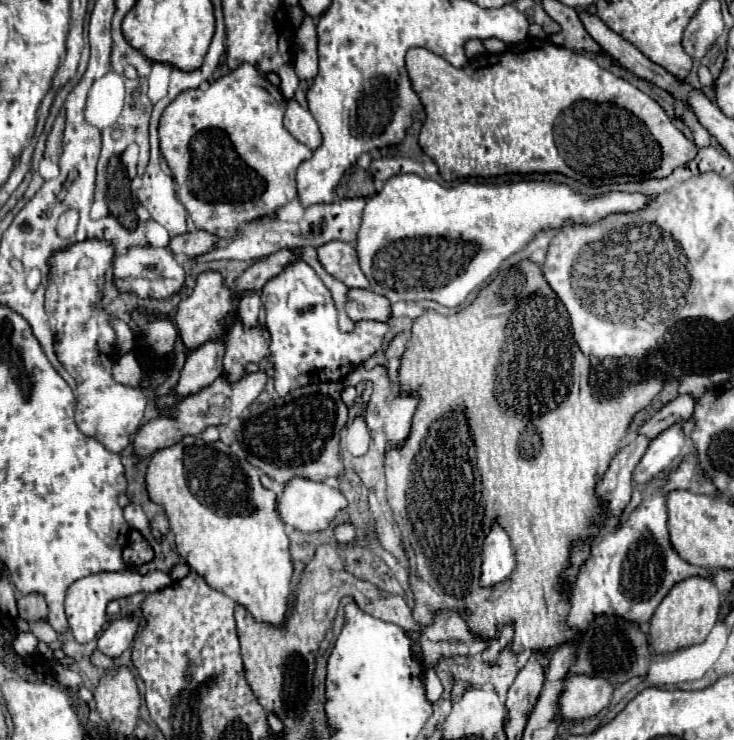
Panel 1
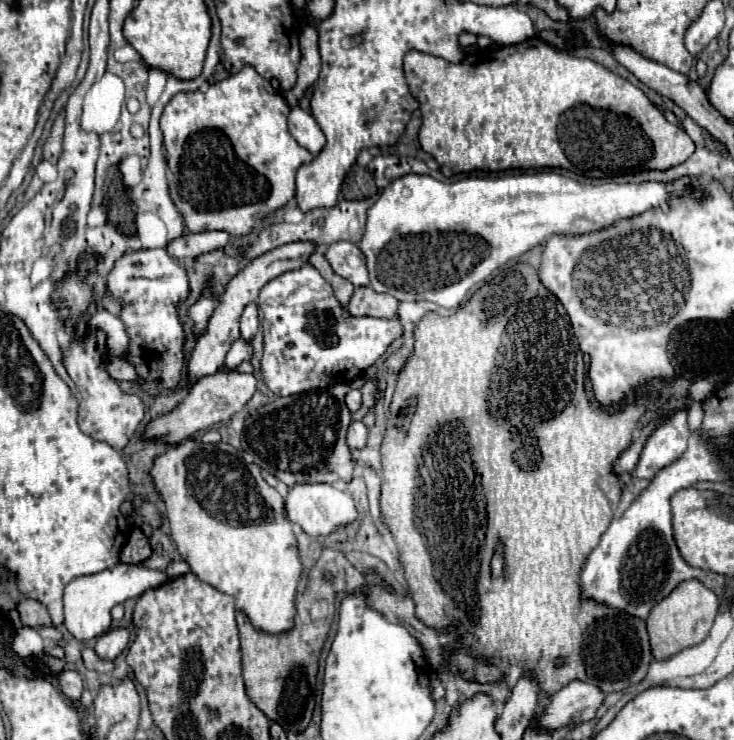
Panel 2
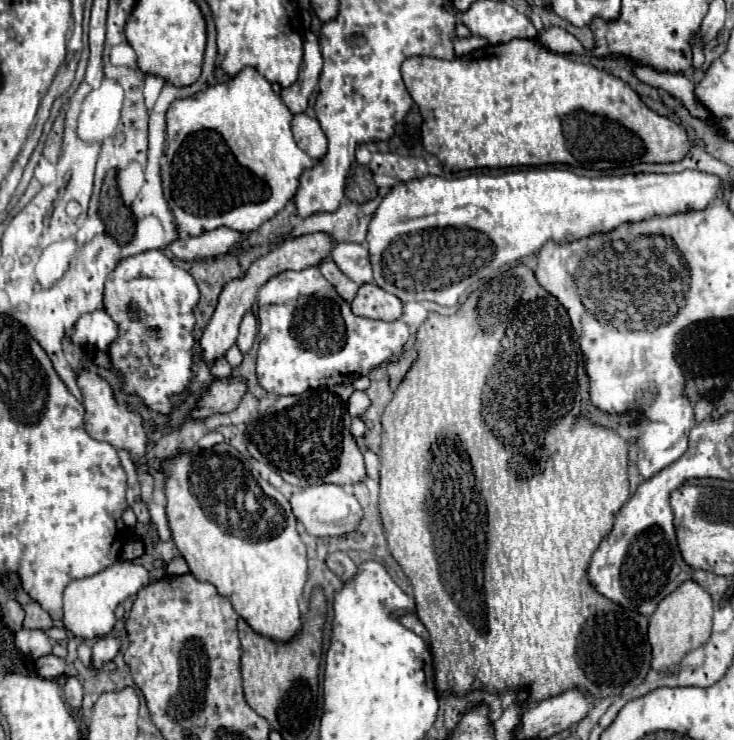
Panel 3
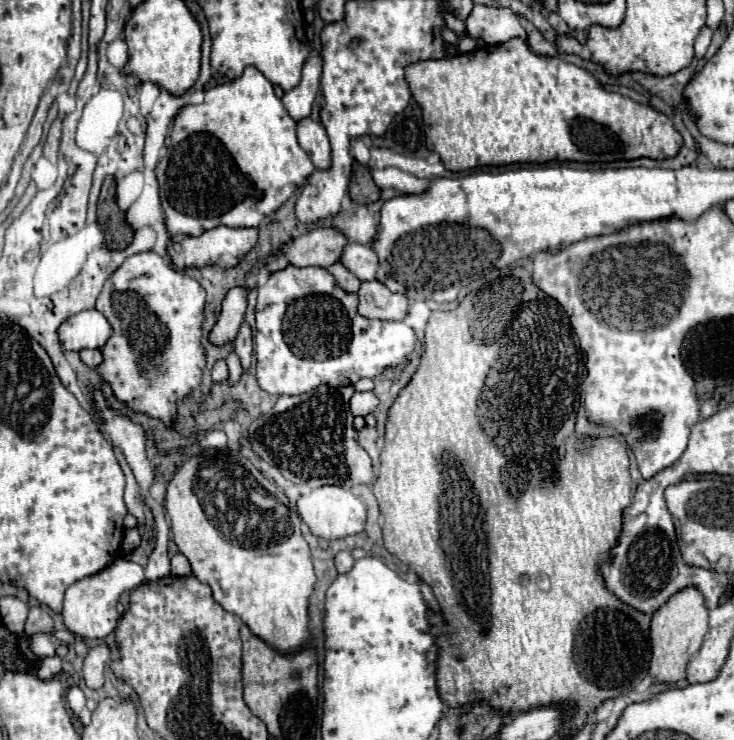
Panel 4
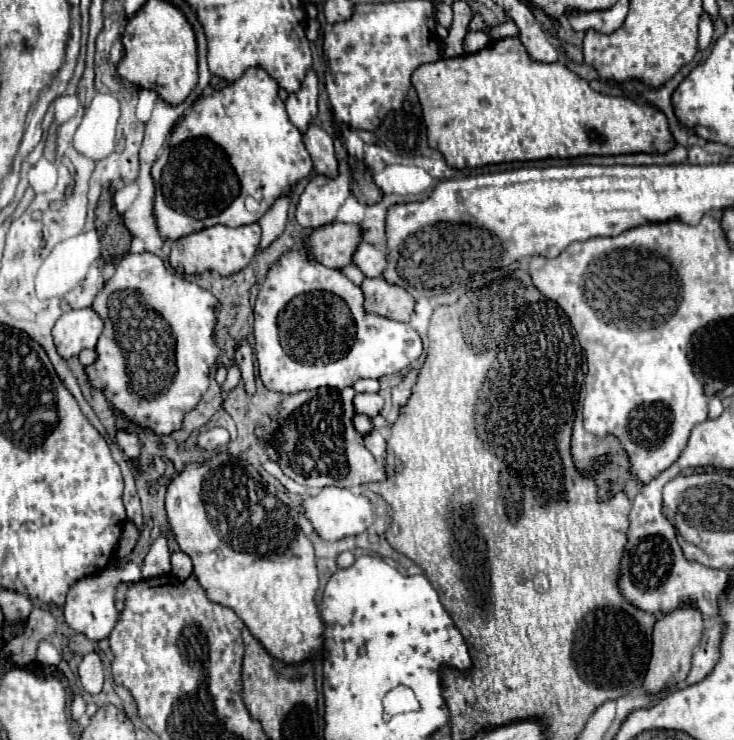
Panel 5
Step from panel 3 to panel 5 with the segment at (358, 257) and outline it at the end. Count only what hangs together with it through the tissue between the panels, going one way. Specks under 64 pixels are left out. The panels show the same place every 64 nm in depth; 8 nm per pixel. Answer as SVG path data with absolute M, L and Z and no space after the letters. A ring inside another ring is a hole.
M360 242L356 252L352 254L352 264L358 266L366 278L378 278L384 270L386 256L384 256L384 250L378 250L372 244Z

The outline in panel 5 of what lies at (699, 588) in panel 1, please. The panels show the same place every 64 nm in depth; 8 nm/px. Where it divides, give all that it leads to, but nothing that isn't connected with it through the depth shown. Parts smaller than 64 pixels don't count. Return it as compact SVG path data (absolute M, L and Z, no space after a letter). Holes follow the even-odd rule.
M682 604L680 608L660 616L652 632L652 658L648 664L644 688L646 692L660 692L662 688L672 688L682 682L690 672L690 660L694 648L700 644L704 632L704 616L694 604Z

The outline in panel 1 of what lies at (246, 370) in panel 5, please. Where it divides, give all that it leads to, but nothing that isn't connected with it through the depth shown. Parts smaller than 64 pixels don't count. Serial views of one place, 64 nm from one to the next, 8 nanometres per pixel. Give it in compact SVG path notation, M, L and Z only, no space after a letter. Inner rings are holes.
M246 290L246 292L242 292L242 296L240 296L240 308L238 308L242 322L248 324L248 326L254 326L258 322L260 306L262 306L262 302L260 302L260 290Z

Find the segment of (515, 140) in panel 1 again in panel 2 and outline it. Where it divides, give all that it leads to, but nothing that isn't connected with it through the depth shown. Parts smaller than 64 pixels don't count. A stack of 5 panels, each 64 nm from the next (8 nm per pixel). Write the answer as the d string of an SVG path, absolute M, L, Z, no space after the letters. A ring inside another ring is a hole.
M540 36L522 44L468 52L460 64L410 50L404 56L404 74L412 96L420 102L420 146L438 158L440 172L446 178L474 170L562 168L600 180L604 176L620 176L620 168L624 172L668 170L686 162L696 150L690 136L670 124L640 88L594 60L578 58L570 50L550 46Z

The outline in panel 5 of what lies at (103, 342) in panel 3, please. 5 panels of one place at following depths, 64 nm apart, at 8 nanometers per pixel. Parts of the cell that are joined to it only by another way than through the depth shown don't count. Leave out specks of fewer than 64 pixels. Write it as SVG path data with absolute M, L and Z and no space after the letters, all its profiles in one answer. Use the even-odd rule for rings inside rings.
M70 310L54 326L54 344L62 358L76 356L84 348L94 348L104 332L104 320L92 310Z

